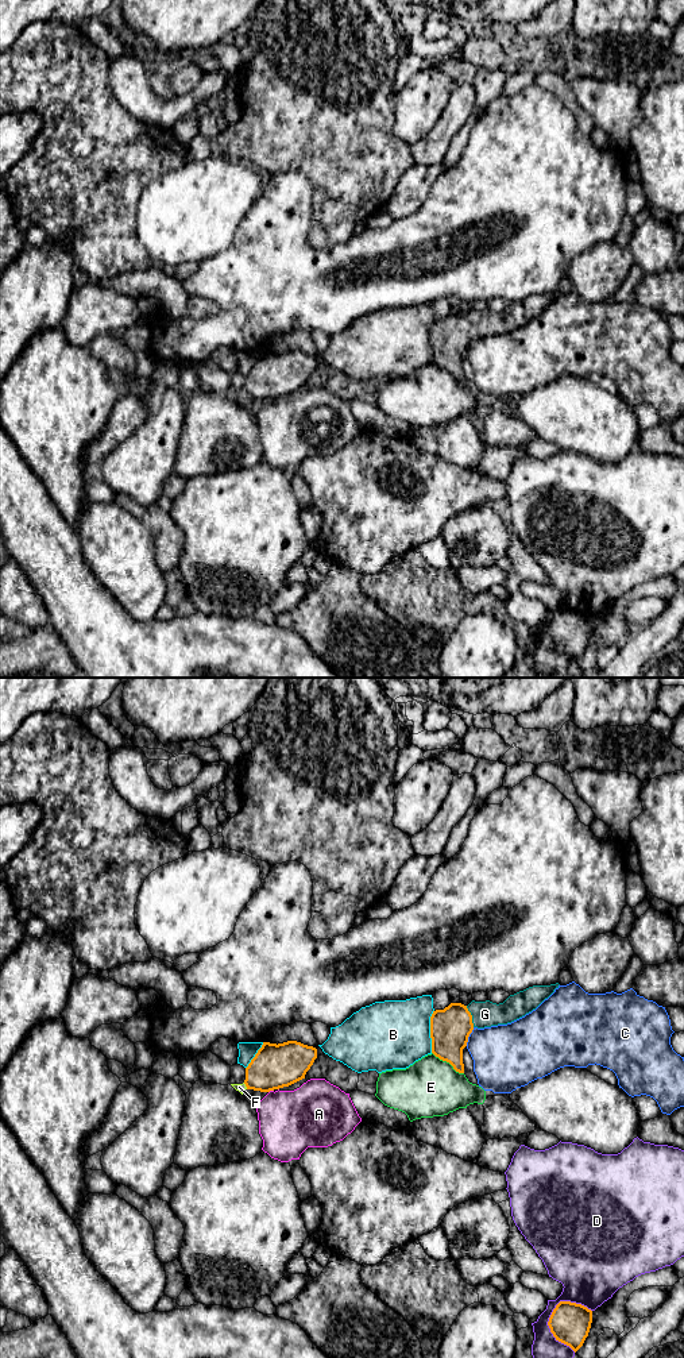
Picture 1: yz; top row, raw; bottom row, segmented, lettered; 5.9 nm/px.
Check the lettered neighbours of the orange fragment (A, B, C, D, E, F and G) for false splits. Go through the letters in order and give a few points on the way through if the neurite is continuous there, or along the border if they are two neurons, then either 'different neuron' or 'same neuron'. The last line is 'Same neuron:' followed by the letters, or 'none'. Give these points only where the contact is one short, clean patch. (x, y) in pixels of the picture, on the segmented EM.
A: different neuron
B: different neuron
C: different neuron
D: different neuron
E: different neuron
F: border along yz (243, 1083), (247, 1088); different neuron
G: same neuron
Same neuron: G

